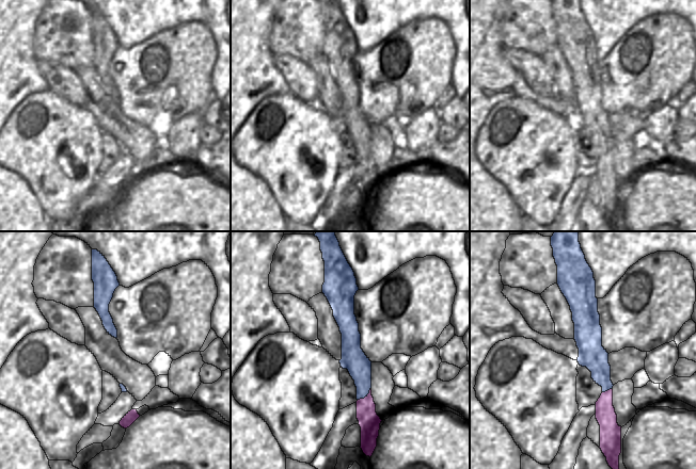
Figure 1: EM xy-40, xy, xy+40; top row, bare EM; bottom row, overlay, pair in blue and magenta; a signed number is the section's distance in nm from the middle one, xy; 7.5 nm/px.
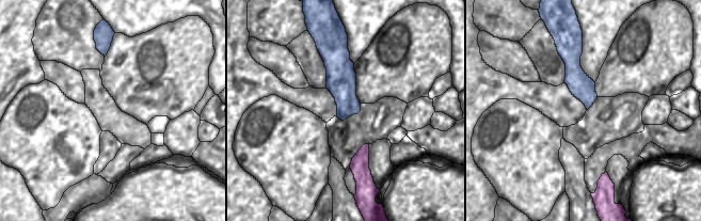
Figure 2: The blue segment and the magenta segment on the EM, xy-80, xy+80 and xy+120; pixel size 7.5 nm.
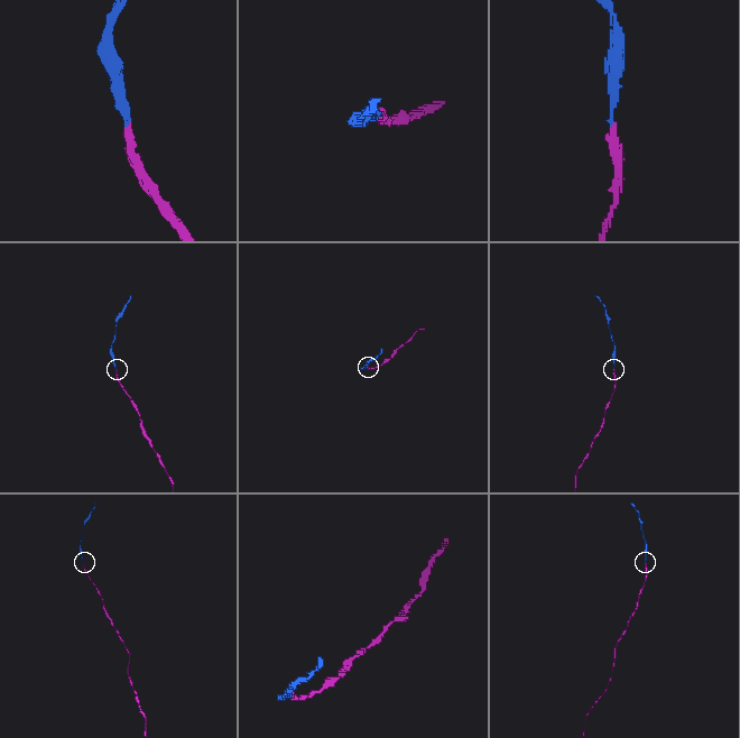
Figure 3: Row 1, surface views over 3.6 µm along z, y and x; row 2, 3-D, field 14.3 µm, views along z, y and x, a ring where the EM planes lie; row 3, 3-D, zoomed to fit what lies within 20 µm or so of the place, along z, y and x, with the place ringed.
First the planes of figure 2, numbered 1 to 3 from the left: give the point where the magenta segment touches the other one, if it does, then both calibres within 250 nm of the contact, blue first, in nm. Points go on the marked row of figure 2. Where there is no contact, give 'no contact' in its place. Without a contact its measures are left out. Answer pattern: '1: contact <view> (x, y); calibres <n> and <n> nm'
1: no contact
2: no contact
3: no contact

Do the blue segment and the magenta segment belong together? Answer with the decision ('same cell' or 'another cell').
same cell

